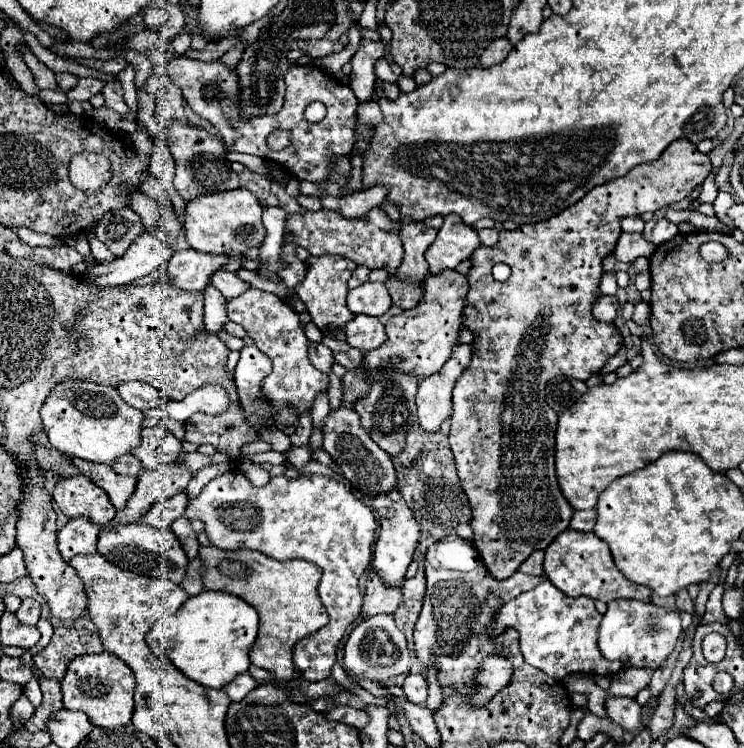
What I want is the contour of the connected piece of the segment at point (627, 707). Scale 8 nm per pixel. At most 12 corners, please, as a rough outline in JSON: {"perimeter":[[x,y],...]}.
{"perimeter":[[636,699],[606,701],[610,719],[626,731],[642,729],[642,707]]}

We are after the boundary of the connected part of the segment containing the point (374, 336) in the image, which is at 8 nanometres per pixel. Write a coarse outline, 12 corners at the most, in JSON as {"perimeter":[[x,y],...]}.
{"perimeter":[[356,315],[346,325],[346,341],[372,351],[386,341],[384,323]]}

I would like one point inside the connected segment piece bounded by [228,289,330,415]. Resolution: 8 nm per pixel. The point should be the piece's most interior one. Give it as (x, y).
(294, 382)

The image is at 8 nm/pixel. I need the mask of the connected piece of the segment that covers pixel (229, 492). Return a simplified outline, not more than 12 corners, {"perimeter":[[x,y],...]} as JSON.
{"perimeter":[[240,471],[184,513],[218,549],[322,567],[330,623],[294,647],[308,681],[330,677],[358,619],[376,521],[324,475]]}

